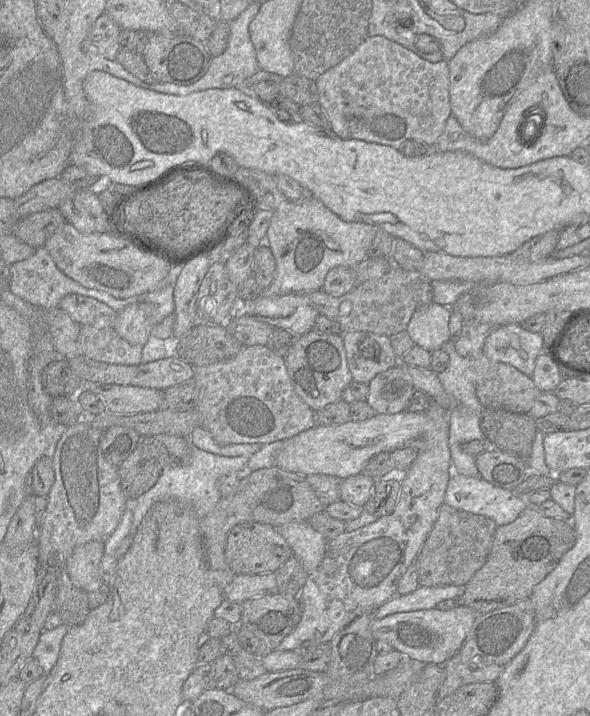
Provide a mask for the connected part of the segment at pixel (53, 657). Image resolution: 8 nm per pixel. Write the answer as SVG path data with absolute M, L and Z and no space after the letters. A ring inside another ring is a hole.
M62 623L51 630L43 630L40 634L38 643L33 651L33 657L43 668L45 676L47 676L55 666L61 643L68 632L70 626Z

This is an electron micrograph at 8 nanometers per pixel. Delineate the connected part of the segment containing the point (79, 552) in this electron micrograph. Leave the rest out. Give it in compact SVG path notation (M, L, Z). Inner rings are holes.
M91 540L75 547L66 562L66 571L72 583L87 592L104 582L100 577L103 556L103 541Z

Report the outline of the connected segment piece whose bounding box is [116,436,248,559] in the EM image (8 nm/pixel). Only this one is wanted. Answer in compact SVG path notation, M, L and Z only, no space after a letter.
M189 436L184 437L189 444L192 457L187 464L172 464L167 467L156 484L147 492L138 497L131 503L132 521L129 533L121 542L116 551L116 557L119 559L124 556L133 543L134 537L140 529L142 521L148 511L157 503L173 499L187 504L192 508L198 517L208 514L220 501L221 494L217 488L217 481L223 475L237 473L248 469L248 458L245 457L228 457L213 454L197 448L193 445Z

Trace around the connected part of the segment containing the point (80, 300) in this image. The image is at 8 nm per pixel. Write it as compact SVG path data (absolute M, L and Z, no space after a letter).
M77 294L64 297L58 307L81 326L113 327L117 316L117 312L104 303Z

